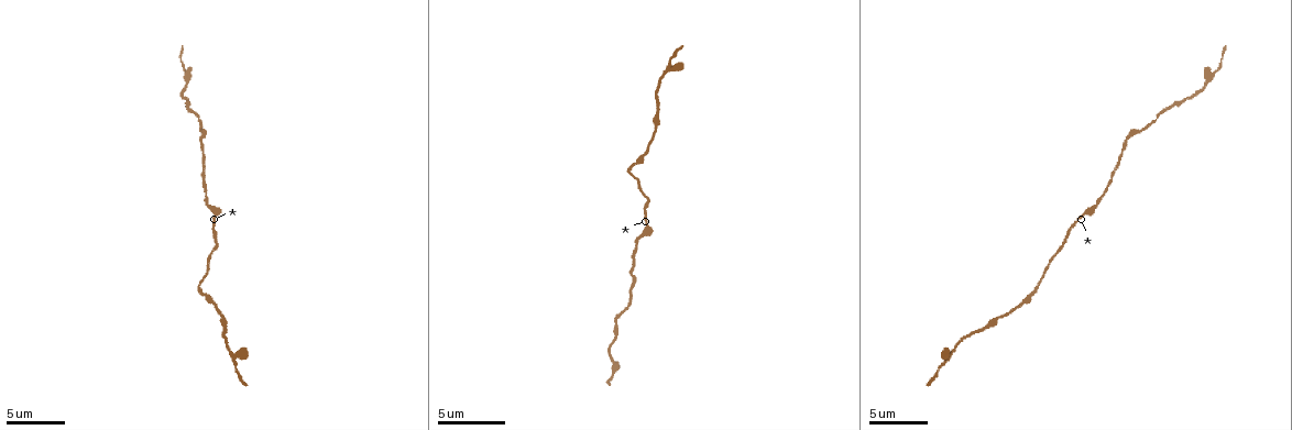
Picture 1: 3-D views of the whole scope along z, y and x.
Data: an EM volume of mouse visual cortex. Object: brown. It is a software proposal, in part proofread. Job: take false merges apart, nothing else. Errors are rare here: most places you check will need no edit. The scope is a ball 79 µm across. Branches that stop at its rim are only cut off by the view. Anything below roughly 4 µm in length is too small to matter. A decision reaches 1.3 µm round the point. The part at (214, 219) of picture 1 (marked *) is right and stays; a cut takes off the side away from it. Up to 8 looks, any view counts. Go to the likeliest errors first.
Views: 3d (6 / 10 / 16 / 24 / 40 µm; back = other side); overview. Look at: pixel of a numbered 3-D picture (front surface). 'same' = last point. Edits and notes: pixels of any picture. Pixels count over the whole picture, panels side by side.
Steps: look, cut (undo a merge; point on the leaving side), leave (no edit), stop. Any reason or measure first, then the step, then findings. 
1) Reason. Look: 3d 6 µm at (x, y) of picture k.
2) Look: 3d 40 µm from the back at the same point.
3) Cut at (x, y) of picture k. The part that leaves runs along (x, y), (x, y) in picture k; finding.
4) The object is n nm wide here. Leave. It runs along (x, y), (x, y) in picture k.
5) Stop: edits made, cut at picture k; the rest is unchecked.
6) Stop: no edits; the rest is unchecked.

Thick turns thin. Look: 3d 10 µm at (1145, 129) of picture 1.

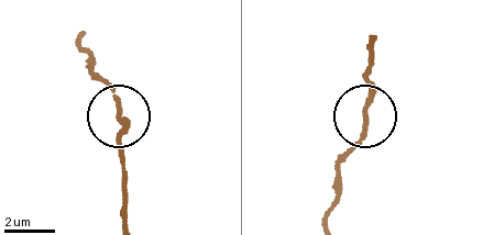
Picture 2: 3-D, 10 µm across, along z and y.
From behind. Look: 3d 10 µm from the back at (365, 112) of picture 2.

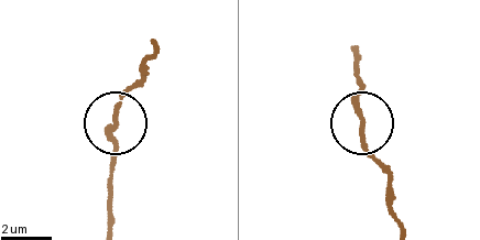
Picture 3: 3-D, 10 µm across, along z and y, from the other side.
Leave. One cell here.

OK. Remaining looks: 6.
Calibre changes. Look: 3d 6 µm at (227, 330) of picture 1.

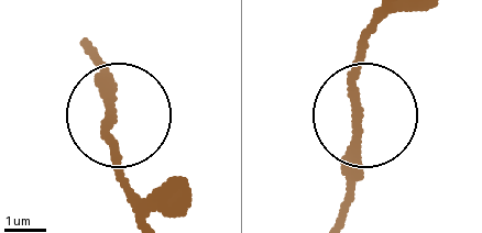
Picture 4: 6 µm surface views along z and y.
Leave. It runs along (89, 52), (103, 66), (114, 178) in picture 4; all the same cell.

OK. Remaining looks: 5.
Thick turns thin. Look: 3d 10 µm at (630, 173) of picture 1.

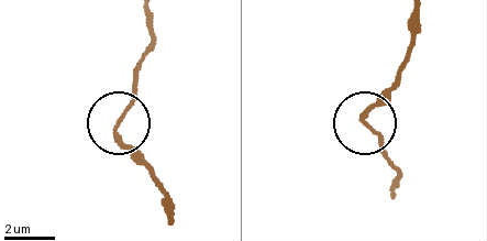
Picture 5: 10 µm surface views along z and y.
Leave. It runs along (394, 190), (394, 170), (364, 119), (398, 83) in picture 5; continuous, no second cell.

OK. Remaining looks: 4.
Thick turns thin. Look: 3d 16 µm at (1099, 202) of picture 1.

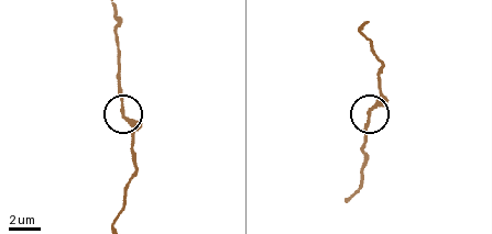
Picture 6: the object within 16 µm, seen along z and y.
Leave. One cell here.

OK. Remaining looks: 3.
Stop: no edits; the rest is unchecked.

